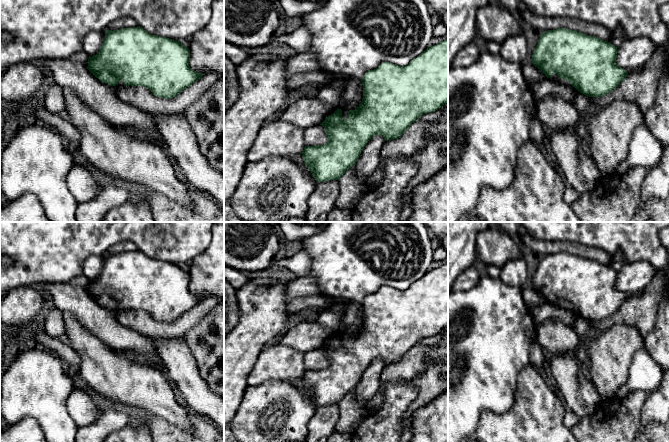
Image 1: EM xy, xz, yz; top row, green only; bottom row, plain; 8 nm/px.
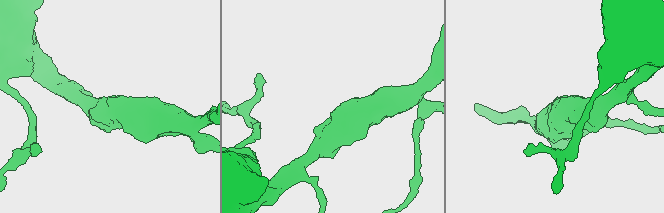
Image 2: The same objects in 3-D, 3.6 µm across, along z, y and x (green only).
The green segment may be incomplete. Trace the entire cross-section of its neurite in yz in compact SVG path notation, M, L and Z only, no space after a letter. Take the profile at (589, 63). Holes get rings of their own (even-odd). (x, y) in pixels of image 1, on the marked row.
M567 28L542 32L532 54L532 64L547 78L558 81L576 93L601 97L612 92L628 76L616 63L617 47L598 37Z

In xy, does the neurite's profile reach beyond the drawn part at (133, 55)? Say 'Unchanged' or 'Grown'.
Grown

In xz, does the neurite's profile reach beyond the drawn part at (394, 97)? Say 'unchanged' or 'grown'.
grown

